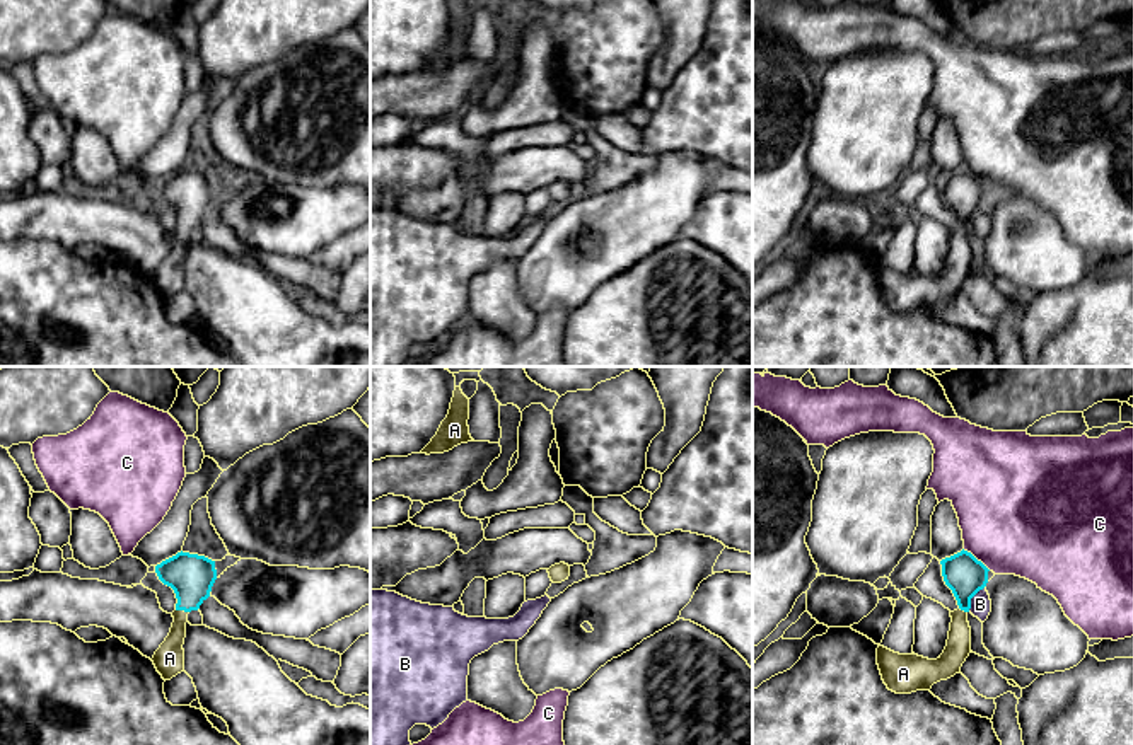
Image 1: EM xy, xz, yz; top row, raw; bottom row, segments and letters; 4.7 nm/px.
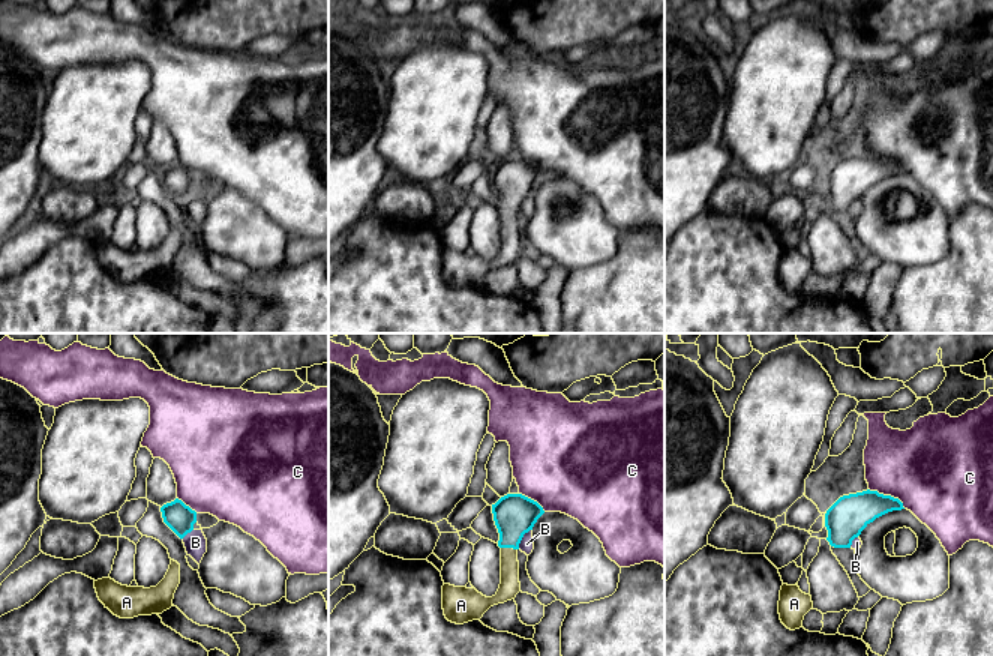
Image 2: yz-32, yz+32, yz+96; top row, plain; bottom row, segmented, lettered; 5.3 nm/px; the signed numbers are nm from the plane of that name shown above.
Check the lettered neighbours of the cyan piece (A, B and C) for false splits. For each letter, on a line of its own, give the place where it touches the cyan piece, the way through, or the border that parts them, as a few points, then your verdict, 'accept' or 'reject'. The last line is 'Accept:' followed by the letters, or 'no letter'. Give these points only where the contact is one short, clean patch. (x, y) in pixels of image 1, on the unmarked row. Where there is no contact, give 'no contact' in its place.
A: xy (183, 227) | across xy (191, 195), (190, 215), (183, 227), (169, 277) | accept
B: yz (971, 215) | along yz (983, 205), (971, 217), (968, 229) | reject
C: yz (975, 176) | reject
Accept: A

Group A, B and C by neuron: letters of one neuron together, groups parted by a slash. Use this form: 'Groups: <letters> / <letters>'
Groups: A / B / C

